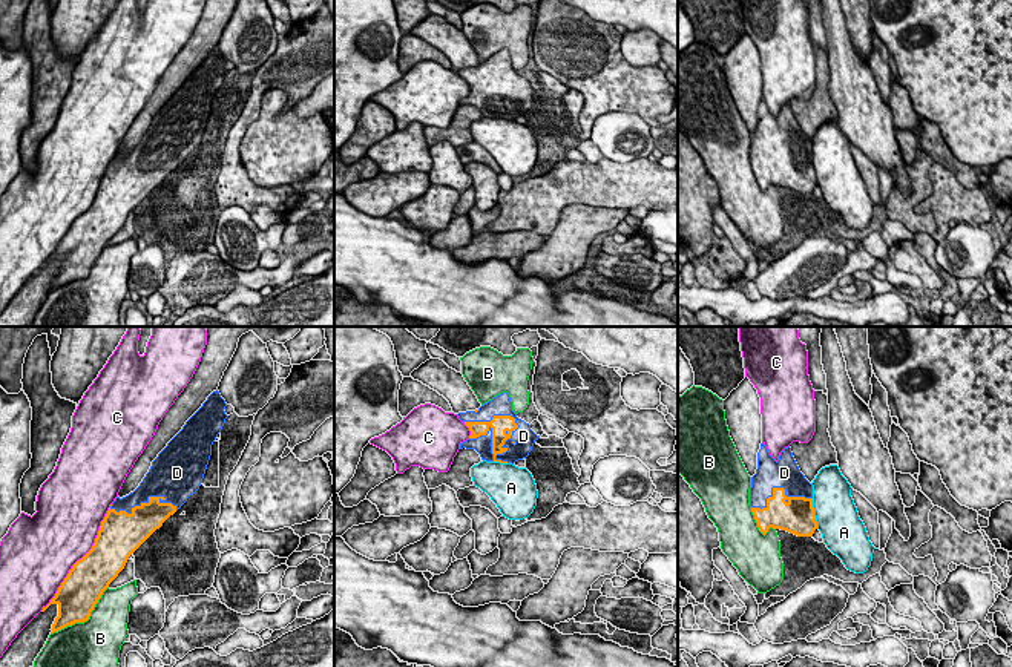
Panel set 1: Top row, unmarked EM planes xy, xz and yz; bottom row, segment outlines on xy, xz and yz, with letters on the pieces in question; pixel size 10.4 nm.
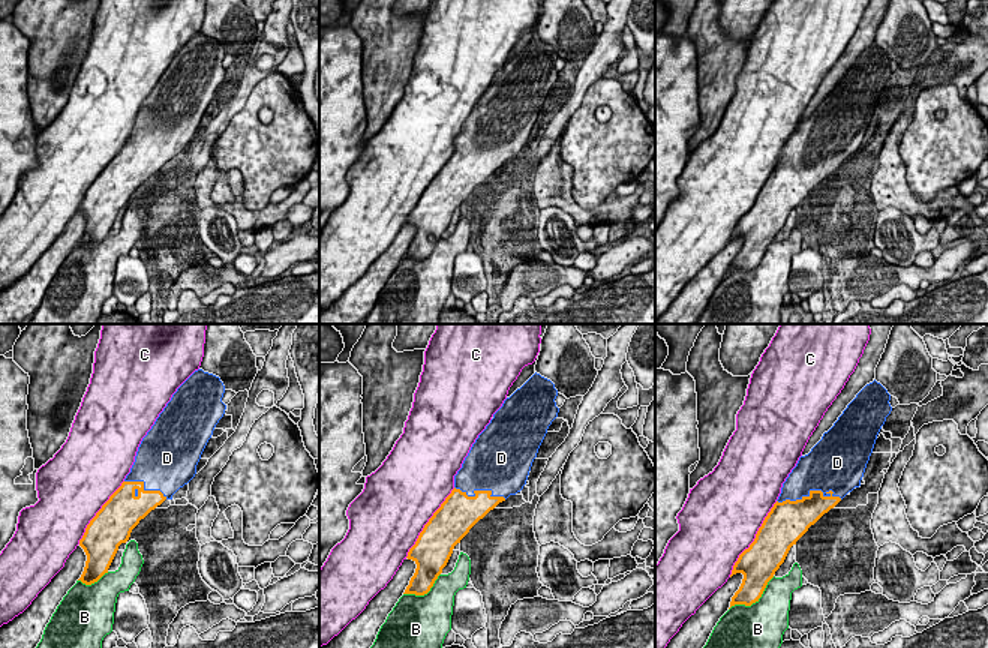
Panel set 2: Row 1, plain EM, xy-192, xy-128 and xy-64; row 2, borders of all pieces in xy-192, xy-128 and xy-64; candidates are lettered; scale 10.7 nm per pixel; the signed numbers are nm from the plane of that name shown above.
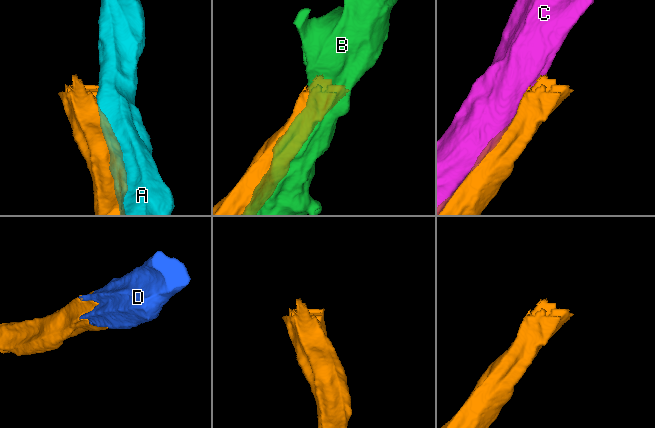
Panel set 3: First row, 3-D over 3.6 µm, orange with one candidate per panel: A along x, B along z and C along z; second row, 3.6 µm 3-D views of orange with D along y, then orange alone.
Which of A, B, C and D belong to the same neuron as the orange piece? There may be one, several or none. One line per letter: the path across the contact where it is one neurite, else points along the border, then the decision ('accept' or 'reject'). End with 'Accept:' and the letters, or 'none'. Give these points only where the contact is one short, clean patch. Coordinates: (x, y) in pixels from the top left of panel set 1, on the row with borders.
A: reject
B: reject
C: reject
D: accept
Accept: D

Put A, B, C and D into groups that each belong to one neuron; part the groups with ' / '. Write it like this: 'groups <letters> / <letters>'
groups A / B / C / D

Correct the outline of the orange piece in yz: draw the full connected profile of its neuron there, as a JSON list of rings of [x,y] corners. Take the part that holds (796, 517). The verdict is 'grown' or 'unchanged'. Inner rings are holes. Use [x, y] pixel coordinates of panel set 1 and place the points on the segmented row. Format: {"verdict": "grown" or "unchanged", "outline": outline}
{"verdict": "grown", "outline": [[[761,443],[757,469],[751,477],[750,506],[764,535],[773,527],[797,537],[813,537],[817,529],[813,485],[800,472],[790,446],[776,462]]]}

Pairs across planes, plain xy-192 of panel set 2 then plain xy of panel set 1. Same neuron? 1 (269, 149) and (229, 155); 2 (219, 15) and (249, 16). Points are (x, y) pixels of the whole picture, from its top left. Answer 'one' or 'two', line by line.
1: two
2: one

